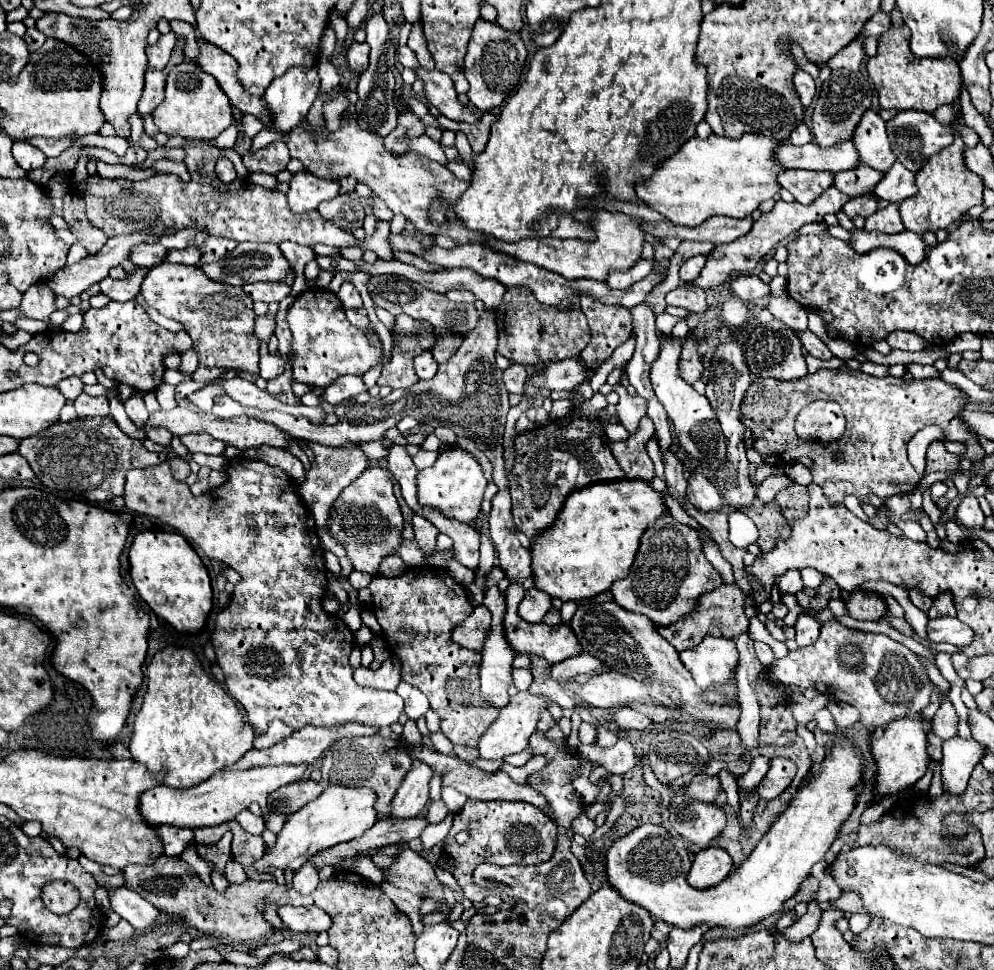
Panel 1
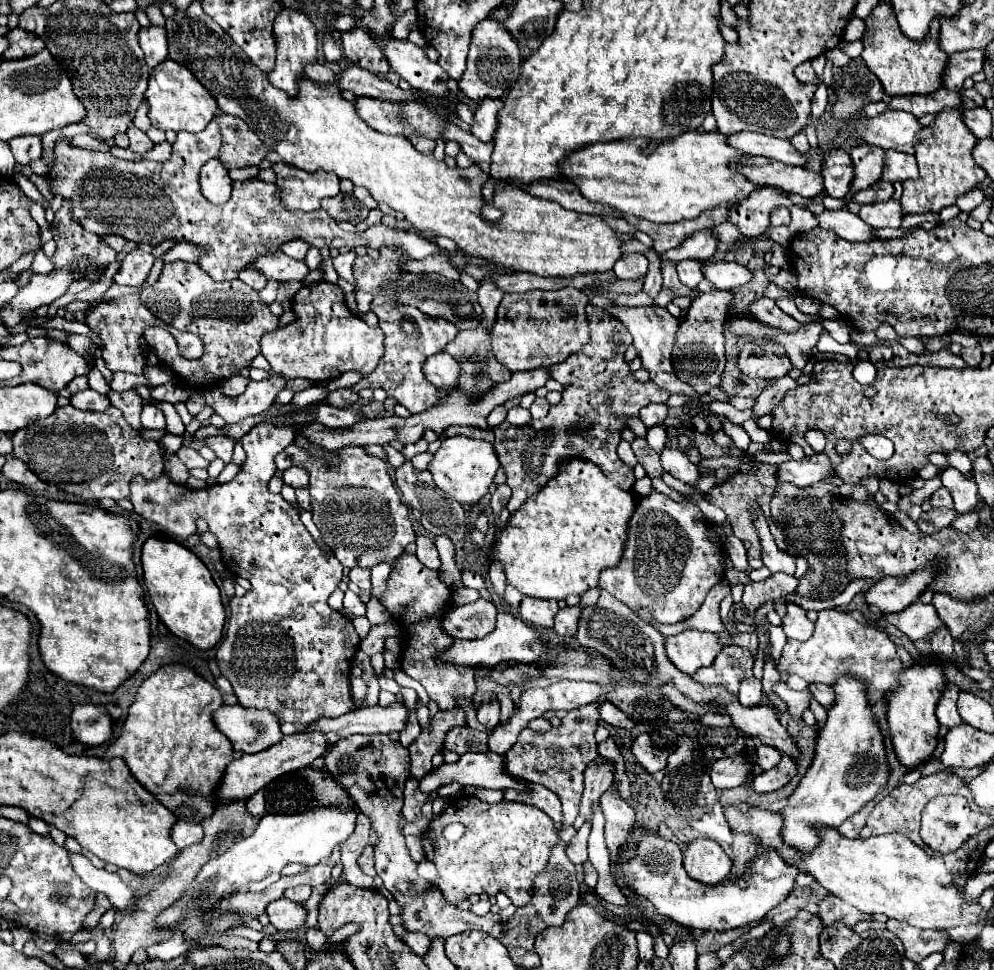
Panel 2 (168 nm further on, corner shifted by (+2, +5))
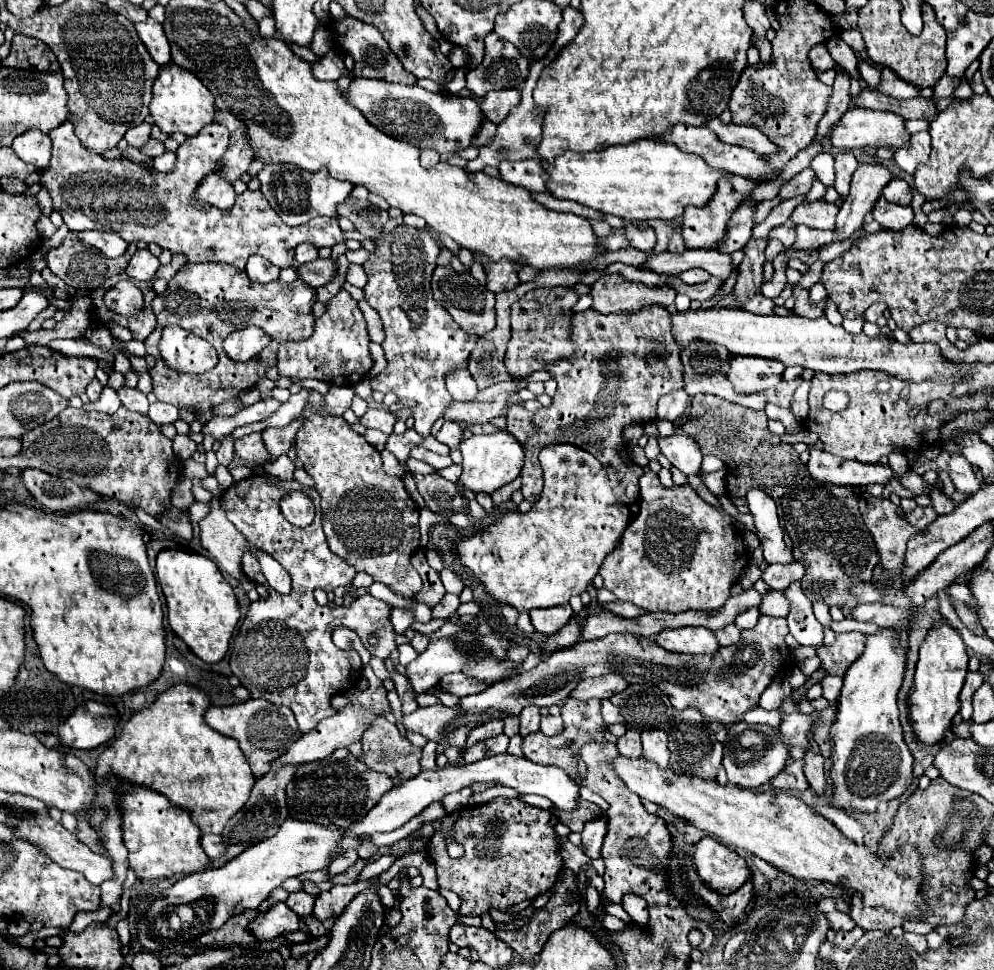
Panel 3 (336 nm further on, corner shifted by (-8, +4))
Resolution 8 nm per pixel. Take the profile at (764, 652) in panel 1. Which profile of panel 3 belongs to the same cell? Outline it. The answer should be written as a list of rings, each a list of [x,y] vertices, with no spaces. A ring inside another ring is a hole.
[[[727,625],[719,631],[715,631],[715,637],[719,639],[719,645],[721,647],[727,647],[727,645],[737,645],[741,641],[741,629],[737,629],[735,625]]]

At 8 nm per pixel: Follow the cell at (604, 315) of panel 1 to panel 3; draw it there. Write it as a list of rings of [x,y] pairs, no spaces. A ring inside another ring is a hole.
[[[643,307],[633,313],[611,313],[601,315],[593,309],[587,309],[583,313],[573,315],[573,329],[571,337],[575,339],[575,355],[571,359],[559,359],[559,363],[553,363],[547,367],[549,375],[557,381],[557,393],[553,395],[553,403],[549,407],[541,407],[539,411],[531,413],[523,405],[509,405],[507,407],[507,431],[523,443],[525,447],[525,467],[521,471],[523,479],[523,495],[527,501],[535,503],[541,495],[543,487],[543,473],[539,465],[539,451],[553,443],[571,443],[577,445],[591,455],[599,459],[599,463],[607,471],[607,479],[611,483],[611,489],[617,499],[625,505],[631,505],[639,499],[639,477],[643,475],[643,469],[635,465],[625,455],[625,443],[623,443],[623,427],[631,423],[649,423],[657,417],[657,401],[665,393],[673,393],[683,387],[683,363],[681,363],[681,349],[675,343],[671,335],[671,319],[669,311],[665,307]]]

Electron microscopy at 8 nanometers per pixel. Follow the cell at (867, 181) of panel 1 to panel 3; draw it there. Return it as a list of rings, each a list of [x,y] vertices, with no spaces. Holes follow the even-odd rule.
[[[839,153],[835,155],[835,189],[839,195],[847,195],[849,193],[849,183],[851,183],[851,177],[857,169],[857,161],[851,153]]]

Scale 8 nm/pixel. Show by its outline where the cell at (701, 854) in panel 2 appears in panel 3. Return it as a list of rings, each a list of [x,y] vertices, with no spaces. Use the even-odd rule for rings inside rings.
[[[711,837],[695,843],[693,863],[701,881],[721,895],[735,893],[743,883],[751,881],[747,861]]]

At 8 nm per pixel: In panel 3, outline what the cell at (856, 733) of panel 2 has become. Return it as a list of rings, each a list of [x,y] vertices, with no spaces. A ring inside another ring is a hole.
[[[879,629],[875,635],[867,635],[863,655],[849,667],[843,677],[841,697],[837,701],[837,721],[831,727],[831,745],[833,745],[833,807],[853,811],[853,813],[873,813],[879,803],[897,799],[911,785],[913,755],[903,741],[903,729],[899,723],[897,693],[903,683],[907,667],[907,651],[901,643],[901,633],[897,629]]]

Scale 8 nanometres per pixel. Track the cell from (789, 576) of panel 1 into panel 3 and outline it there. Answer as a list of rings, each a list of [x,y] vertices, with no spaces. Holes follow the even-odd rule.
[[[751,489],[747,493],[747,505],[755,521],[755,531],[763,547],[767,563],[791,563],[795,561],[791,549],[783,541],[783,529],[779,525],[775,501],[761,489]]]

